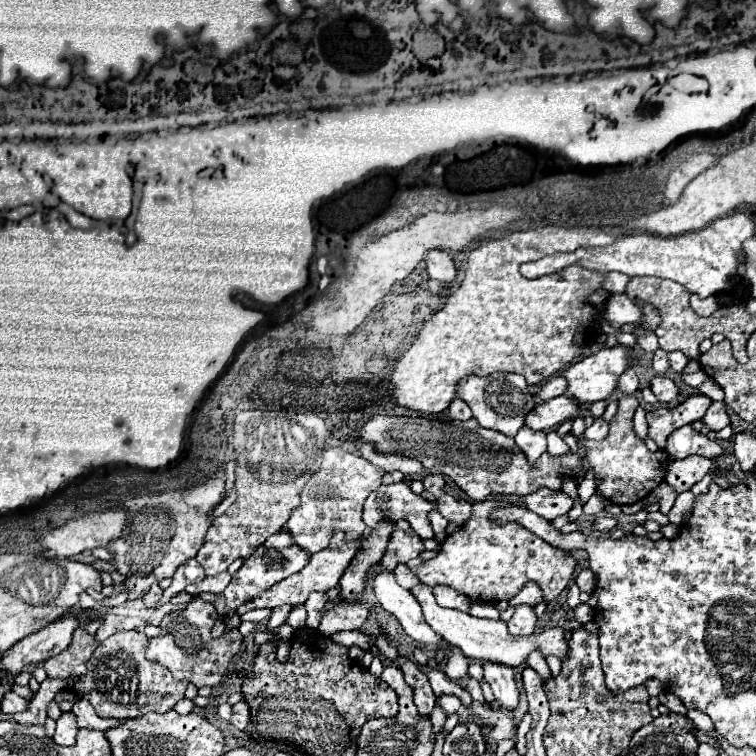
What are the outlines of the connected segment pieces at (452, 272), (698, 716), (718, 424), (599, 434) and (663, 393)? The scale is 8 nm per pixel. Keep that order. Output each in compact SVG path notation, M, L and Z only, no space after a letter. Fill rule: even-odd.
M444 249L428 251L426 271L428 271L430 279L438 279L438 281L446 281L446 283L456 279L456 265L454 265L452 257L448 255L448 251L444 251Z
M688 710L687 717L693 721L697 729L700 729L704 733L715 730L714 724L710 717L699 710Z
M714 401L710 407L708 407L708 411L706 411L706 415L704 415L704 425L710 429L710 431L720 431L722 427L726 427L728 423L730 423L730 419L728 419L728 413L726 413L726 405L722 403L722 401Z
M598 417L598 419L594 419L594 423L592 423L590 427L586 427L582 439L588 439L588 441L602 441L602 439L606 437L606 433L608 433L608 423L606 423L602 417Z
M664 375L654 377L650 389L652 389L654 395L658 397L658 401L662 401L662 403L670 403L670 401L678 399L678 395L680 395L678 385L676 385L670 377L664 377Z

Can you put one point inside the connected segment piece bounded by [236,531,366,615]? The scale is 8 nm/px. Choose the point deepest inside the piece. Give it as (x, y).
(325, 568)

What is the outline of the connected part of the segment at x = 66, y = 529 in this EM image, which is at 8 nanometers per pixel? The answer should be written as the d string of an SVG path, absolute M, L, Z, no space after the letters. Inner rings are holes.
M114 509L72 519L66 525L44 535L42 545L56 551L58 557L72 557L86 549L108 547L108 543L122 535L126 527L126 517L126 509Z

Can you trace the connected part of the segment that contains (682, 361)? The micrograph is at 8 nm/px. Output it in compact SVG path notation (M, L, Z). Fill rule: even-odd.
M670 351L670 353L668 353L668 359L670 359L672 369L678 371L678 373L682 373L682 369L684 369L686 363L688 363L688 357L686 357L682 351Z

